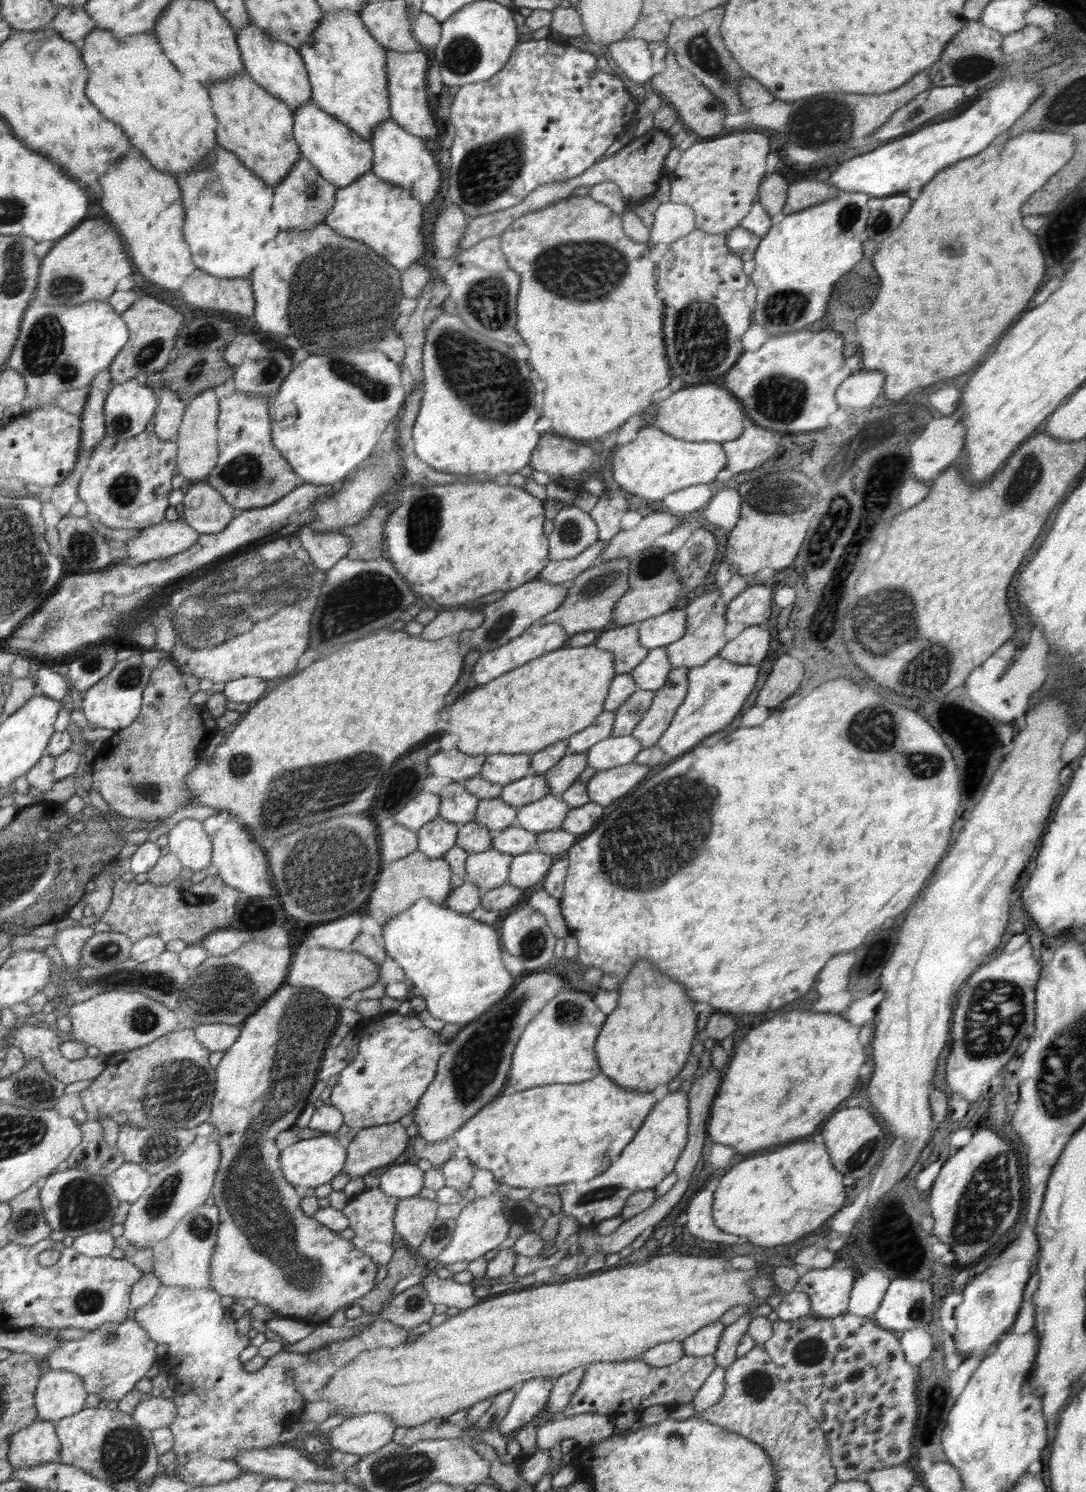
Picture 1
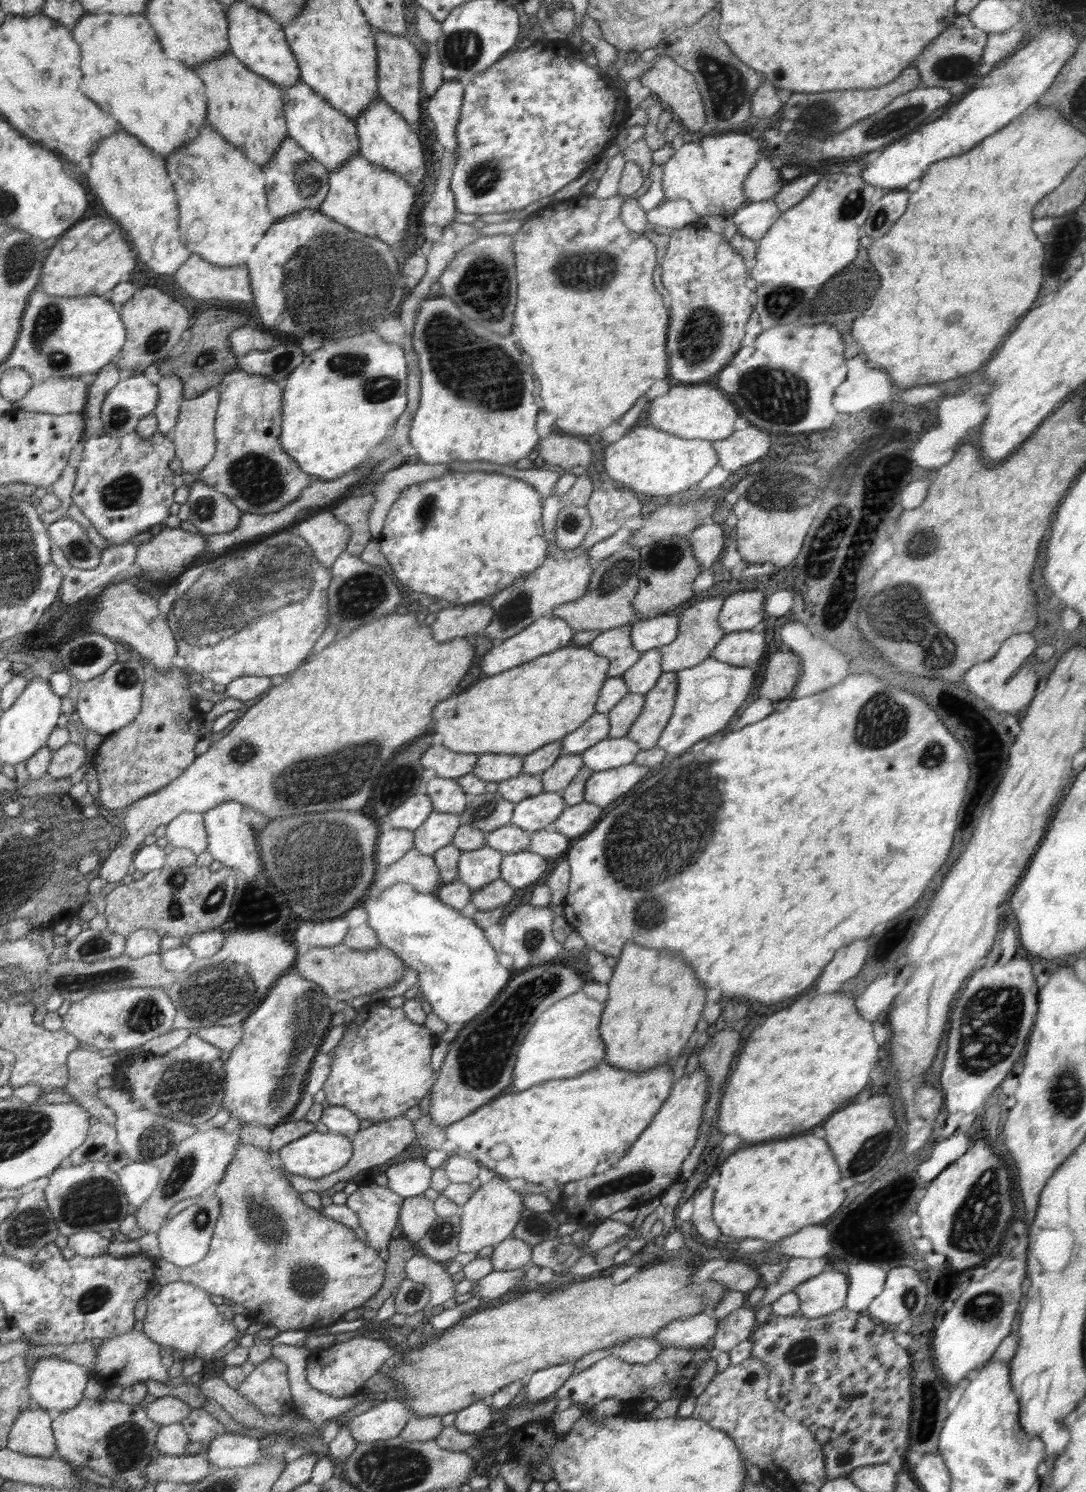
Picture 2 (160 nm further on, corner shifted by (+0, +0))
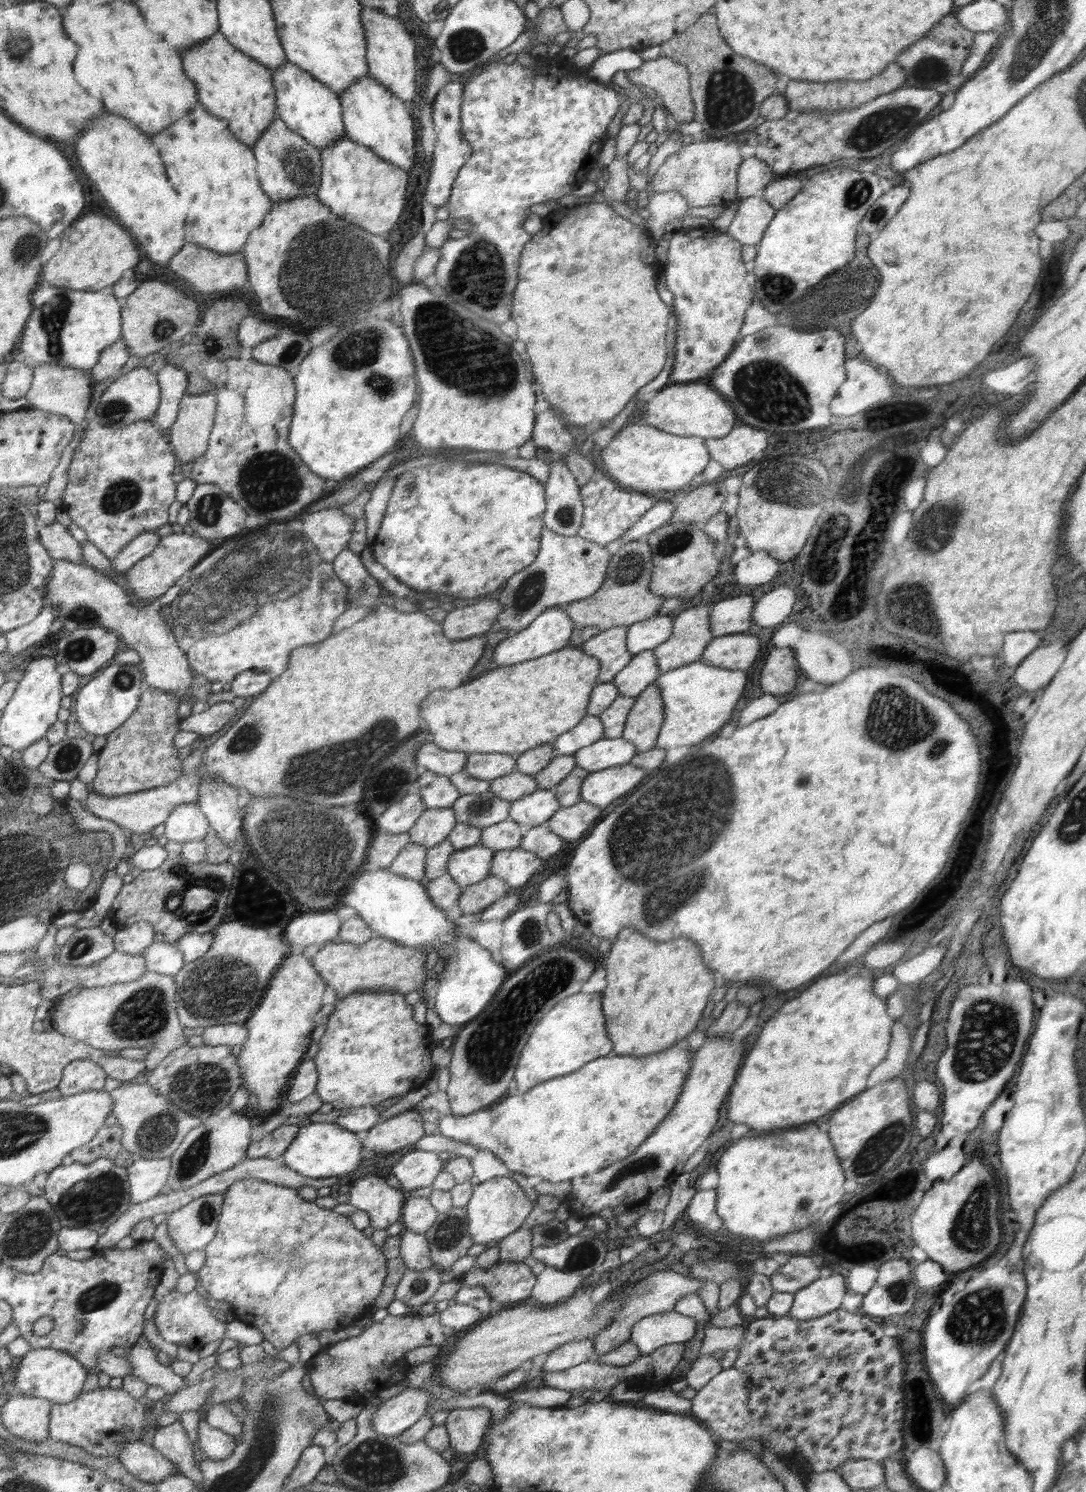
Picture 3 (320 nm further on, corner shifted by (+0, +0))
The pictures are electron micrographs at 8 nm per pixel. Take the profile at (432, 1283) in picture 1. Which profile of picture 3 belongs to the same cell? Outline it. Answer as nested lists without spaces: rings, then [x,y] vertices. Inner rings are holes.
[[[404,1228],[401,1233],[400,1255],[408,1269],[423,1271],[436,1268],[430,1257],[425,1233]]]

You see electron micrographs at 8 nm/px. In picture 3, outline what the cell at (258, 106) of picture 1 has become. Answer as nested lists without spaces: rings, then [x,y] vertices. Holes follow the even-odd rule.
[[[220,32],[202,45],[180,54],[184,66],[188,66],[188,79],[196,78],[200,94],[198,104],[227,120],[235,137],[246,146],[254,148],[278,113],[274,72],[232,46]]]

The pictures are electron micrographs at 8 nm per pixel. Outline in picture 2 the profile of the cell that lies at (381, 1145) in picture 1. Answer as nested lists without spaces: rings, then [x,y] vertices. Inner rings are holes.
[[[405,1117],[394,1118],[391,1121],[373,1124],[370,1127],[360,1129],[352,1136],[352,1142],[355,1143],[355,1154],[351,1160],[348,1161],[346,1166],[337,1170],[335,1173],[319,1179],[301,1177],[297,1174],[289,1173],[288,1171],[285,1171],[285,1173],[287,1174],[287,1178],[291,1181],[291,1185],[301,1193],[326,1191],[328,1188],[334,1187],[338,1182],[350,1180],[352,1176],[356,1176],[358,1172],[362,1172],[362,1170],[366,1170],[366,1168],[384,1164],[384,1162],[388,1162],[390,1158],[398,1156],[398,1154],[400,1154],[400,1152],[402,1152],[402,1150],[404,1150],[404,1148],[418,1136],[418,1132],[414,1132],[414,1129],[415,1126],[412,1126],[412,1120]]]

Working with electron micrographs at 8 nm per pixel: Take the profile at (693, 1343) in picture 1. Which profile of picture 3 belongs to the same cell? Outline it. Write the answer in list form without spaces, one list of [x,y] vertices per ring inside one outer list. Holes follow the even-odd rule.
[[[674,1310],[644,1317],[632,1330],[641,1356],[654,1353],[664,1345],[686,1343],[696,1334],[696,1321]]]

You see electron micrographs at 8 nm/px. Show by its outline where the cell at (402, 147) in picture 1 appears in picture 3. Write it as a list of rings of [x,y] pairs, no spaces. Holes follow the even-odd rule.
[[[369,74],[362,81],[339,95],[343,107],[343,122],[346,136],[354,142],[368,146],[376,155],[404,170],[414,164],[414,124],[400,100],[382,83]]]

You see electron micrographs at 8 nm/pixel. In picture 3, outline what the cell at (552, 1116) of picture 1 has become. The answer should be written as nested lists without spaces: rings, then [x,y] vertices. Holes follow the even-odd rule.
[[[685,1045],[652,1053],[646,1057],[608,1055],[584,1065],[576,1074],[552,1078],[524,1093],[514,1093],[490,1110],[460,1117],[441,1116],[436,1132],[454,1140],[476,1146],[479,1150],[491,1150],[503,1160],[506,1168],[528,1176],[542,1176],[544,1181],[571,1181],[576,1177],[600,1172],[610,1164],[630,1157],[651,1136],[660,1123],[668,1117],[683,1092],[687,1076],[694,1064],[693,1053]]]

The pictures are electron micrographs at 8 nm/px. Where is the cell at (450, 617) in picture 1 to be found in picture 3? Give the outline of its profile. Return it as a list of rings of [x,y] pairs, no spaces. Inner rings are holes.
[[[490,597],[476,604],[453,609],[442,621],[443,635],[452,641],[485,636],[495,629],[503,605]]]

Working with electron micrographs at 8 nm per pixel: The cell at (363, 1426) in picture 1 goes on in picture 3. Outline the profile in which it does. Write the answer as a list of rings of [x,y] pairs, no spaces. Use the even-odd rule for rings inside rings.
[[[407,1388],[377,1406],[373,1427],[381,1435],[397,1437],[430,1411],[428,1402],[431,1398],[432,1394],[426,1388]]]

